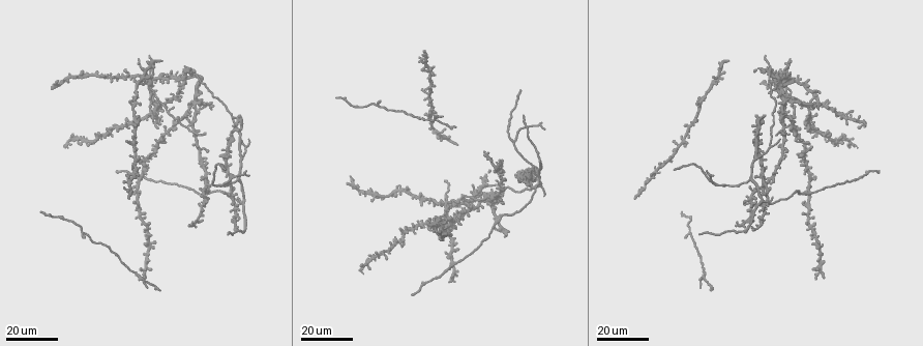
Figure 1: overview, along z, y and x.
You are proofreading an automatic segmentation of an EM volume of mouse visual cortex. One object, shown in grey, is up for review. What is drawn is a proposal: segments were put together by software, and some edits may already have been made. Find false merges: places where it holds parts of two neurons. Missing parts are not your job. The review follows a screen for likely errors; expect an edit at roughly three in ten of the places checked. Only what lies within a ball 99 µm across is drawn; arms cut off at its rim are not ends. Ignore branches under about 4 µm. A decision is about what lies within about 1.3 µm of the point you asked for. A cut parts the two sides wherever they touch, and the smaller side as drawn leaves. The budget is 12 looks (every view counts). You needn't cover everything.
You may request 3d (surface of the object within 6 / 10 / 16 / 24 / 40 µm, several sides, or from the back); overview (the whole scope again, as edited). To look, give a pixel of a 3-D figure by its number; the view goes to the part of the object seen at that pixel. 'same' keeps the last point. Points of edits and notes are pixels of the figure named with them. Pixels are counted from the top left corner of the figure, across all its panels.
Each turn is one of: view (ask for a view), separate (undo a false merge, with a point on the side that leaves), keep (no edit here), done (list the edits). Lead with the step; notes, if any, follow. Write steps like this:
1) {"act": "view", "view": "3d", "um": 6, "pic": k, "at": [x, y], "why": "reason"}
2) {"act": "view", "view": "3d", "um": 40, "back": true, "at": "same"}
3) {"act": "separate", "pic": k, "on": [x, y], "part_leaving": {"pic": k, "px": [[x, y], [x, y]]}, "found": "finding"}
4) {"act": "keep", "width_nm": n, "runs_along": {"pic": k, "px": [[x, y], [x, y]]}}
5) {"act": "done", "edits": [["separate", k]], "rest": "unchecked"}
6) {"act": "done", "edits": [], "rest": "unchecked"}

{"act": "view", "view": "3d", "um": 24, "pic": 1, "at": [193, 130], "why": "looks like a crossing"}

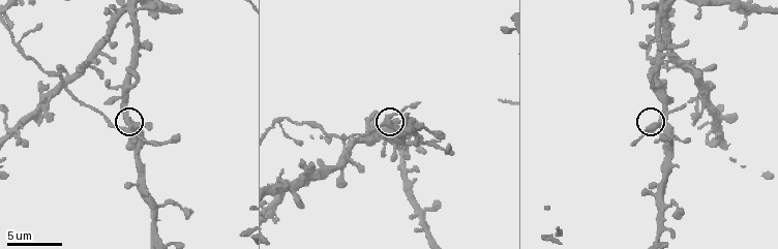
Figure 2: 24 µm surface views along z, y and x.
{"act": "view", "view": "3d", "um": 10, "pic": 2, "at": [132, 128], "why": "zoom in"}

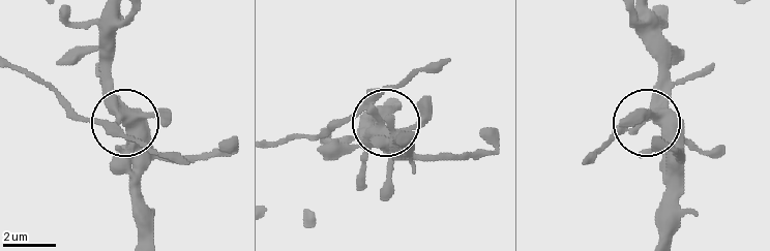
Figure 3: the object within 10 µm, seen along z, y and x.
{"act": "keep", "arms": 4, "found": "all the same neuron"}

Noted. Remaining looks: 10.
{"act": "view", "view": "3d", "um": 16, "pic": 1, "at": [844, 116], "why": "looks like a crossing"}

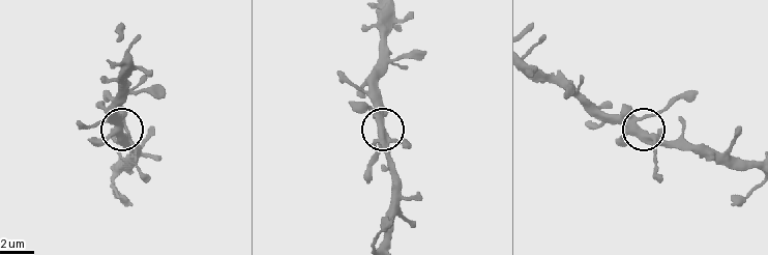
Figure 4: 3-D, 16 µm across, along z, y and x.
{"act": "view", "view": "3d", "um": 6, "pic": 4, "at": [635, 124]}

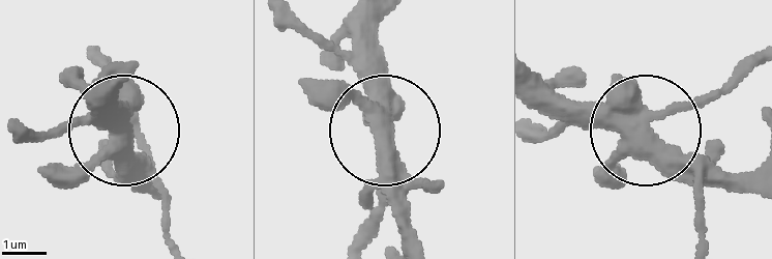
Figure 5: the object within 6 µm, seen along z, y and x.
{"act": "keep", "side_arm_um": 5, "arms": 4, "found": "one neuron here"}

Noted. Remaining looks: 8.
{"act": "view", "view": "3d", "um": 24, "pic": 1, "at": [232, 129], "why": "a fork"}

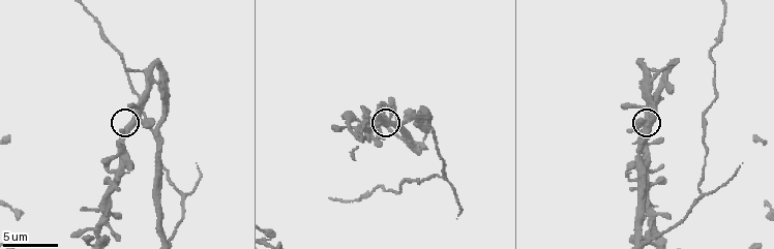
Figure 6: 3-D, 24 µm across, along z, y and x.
{"act": "view", "view": "3d", "um": 10, "pic": 6, "at": [134, 118], "why": "zoom in"}

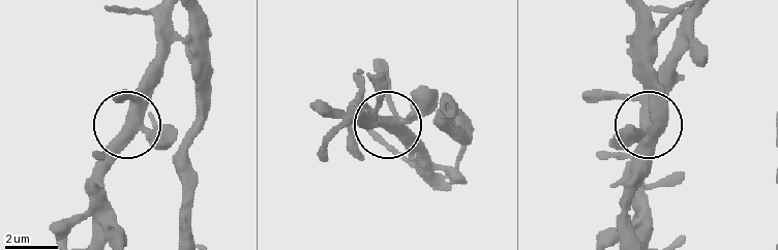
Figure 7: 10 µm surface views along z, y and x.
{"act": "view", "view": "3d", "um": 10, "back": true, "pic": 7, "at": [394, 131], "why": "from behind"}

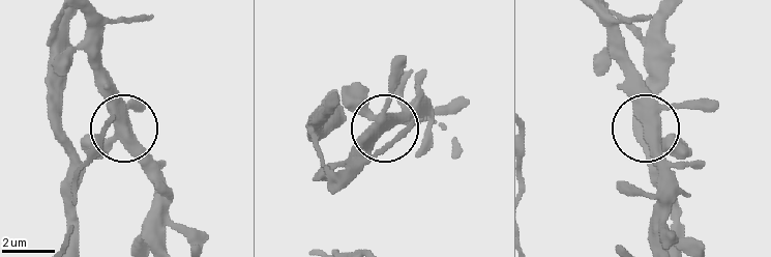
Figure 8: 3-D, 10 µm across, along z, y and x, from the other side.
{"act": "keep", "width_nm": 400, "found": "continuous, no second neuron"}

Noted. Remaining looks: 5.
{"act": "view", "view": "3d", "um": 16, "pic": 1, "at": [726, 184], "why": "three arms meet"}

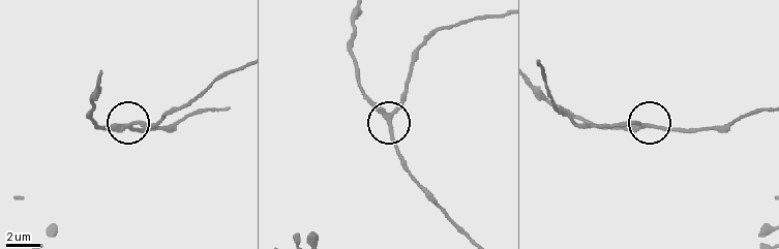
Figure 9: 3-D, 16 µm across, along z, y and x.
{"act": "view", "view": "3d", "um": 10, "pic": 9, "at": [388, 112]}

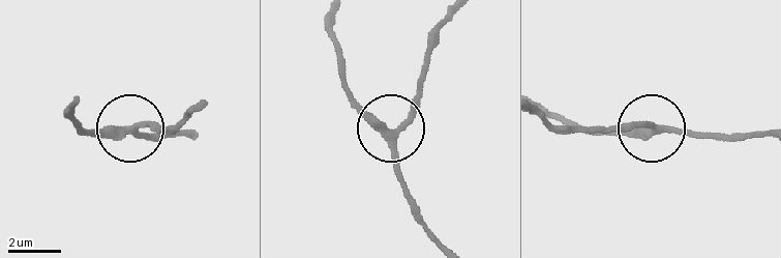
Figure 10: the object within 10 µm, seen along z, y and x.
{"act": "keep", "width_nm": 280, "found": "continuous, no second neuron"}

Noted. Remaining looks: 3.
{"act": "view", "view": "3d", "um": 16, "pic": 1, "at": [244, 201], "why": "three-way junction"}

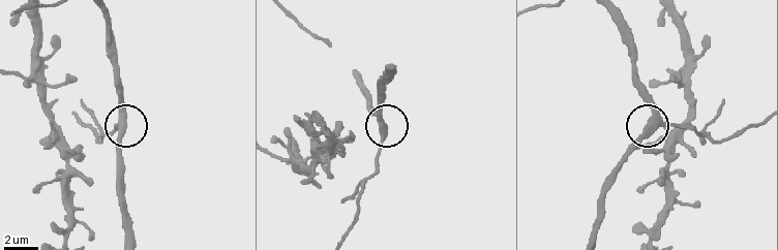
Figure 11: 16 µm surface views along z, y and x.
{"act": "view", "view": "3d", "um": 6, "pic": 11, "at": [659, 122]}

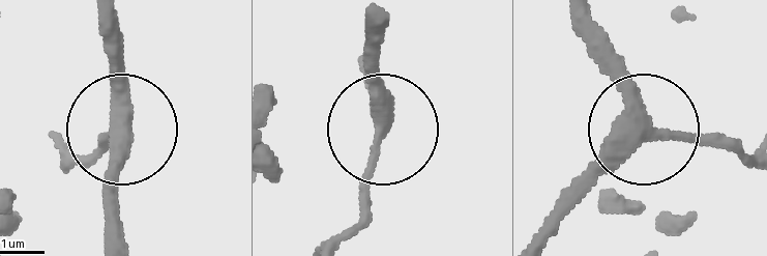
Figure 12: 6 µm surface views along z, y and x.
{"act": "keep", "runs_along": {"pic": 12, "px": [[96, 25], [119, 137], [119, 233]]}, "found": "one neuron here"}

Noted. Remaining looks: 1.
{"act": "done", "edits": [], "rest": "unchecked"}

